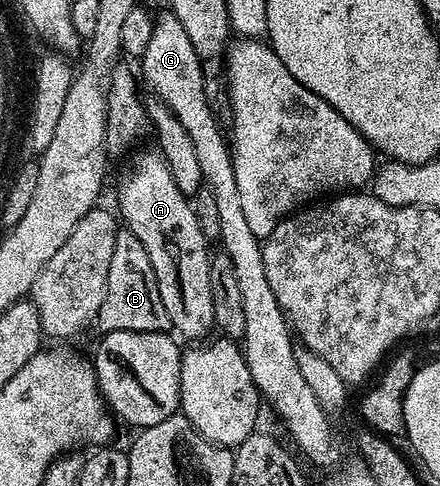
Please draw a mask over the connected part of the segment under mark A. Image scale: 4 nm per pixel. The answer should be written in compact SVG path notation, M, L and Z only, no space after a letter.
M150 148L134 160L129 175L117 190L117 206L123 222L125 217L124 225L143 240L143 248L147 248L147 256L151 256L155 284L159 284L159 300L163 300L163 308L167 308L170 327L182 339L208 339L215 330L209 271L211 244L203 236L192 201L181 191L171 168L167 168L156 149Z

